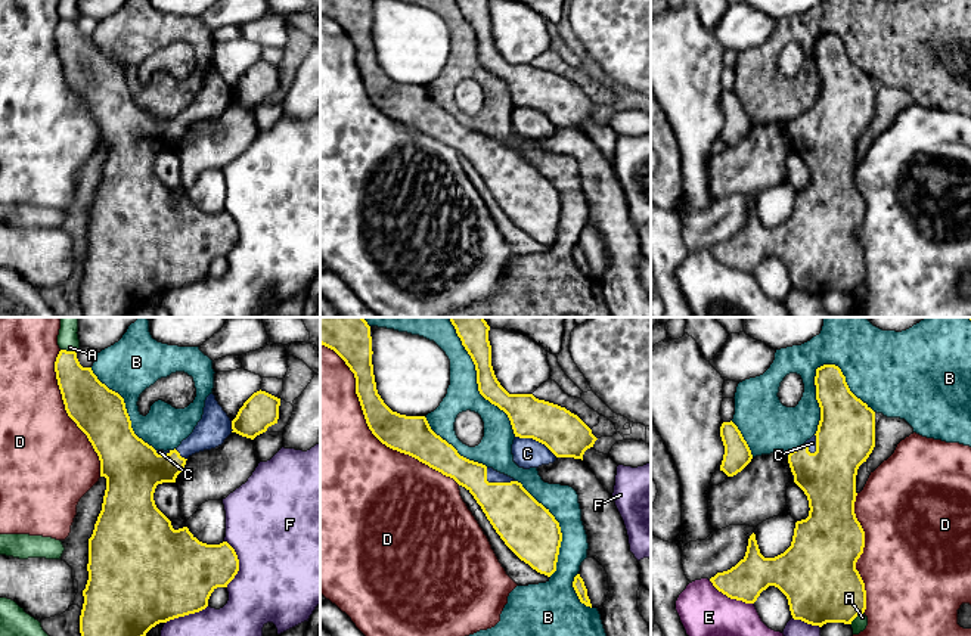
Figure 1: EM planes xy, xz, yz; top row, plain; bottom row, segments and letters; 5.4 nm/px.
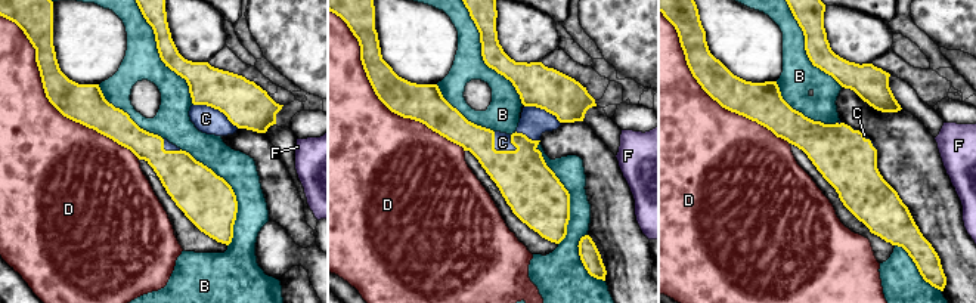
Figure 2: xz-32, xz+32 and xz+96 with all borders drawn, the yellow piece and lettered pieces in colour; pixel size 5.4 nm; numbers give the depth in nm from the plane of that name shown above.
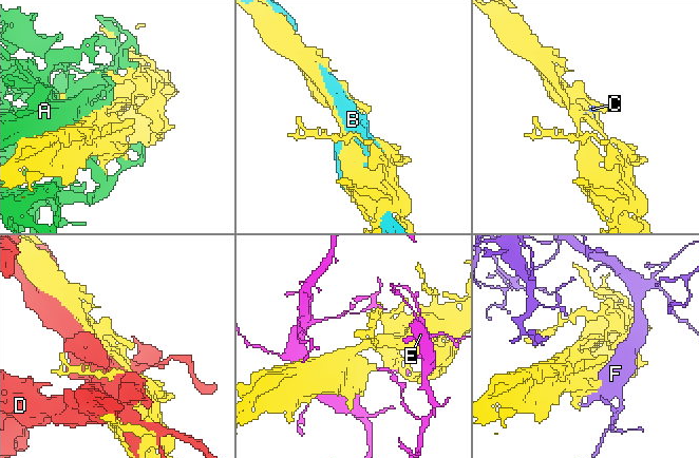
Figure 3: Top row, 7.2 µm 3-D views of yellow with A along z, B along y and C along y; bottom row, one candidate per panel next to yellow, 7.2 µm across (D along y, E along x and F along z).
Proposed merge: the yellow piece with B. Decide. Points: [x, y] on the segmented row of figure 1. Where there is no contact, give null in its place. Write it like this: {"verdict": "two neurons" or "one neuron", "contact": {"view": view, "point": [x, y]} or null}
{"verdict": "two neurons", "contact": {"view": "xz", "point": [477, 379]}}

